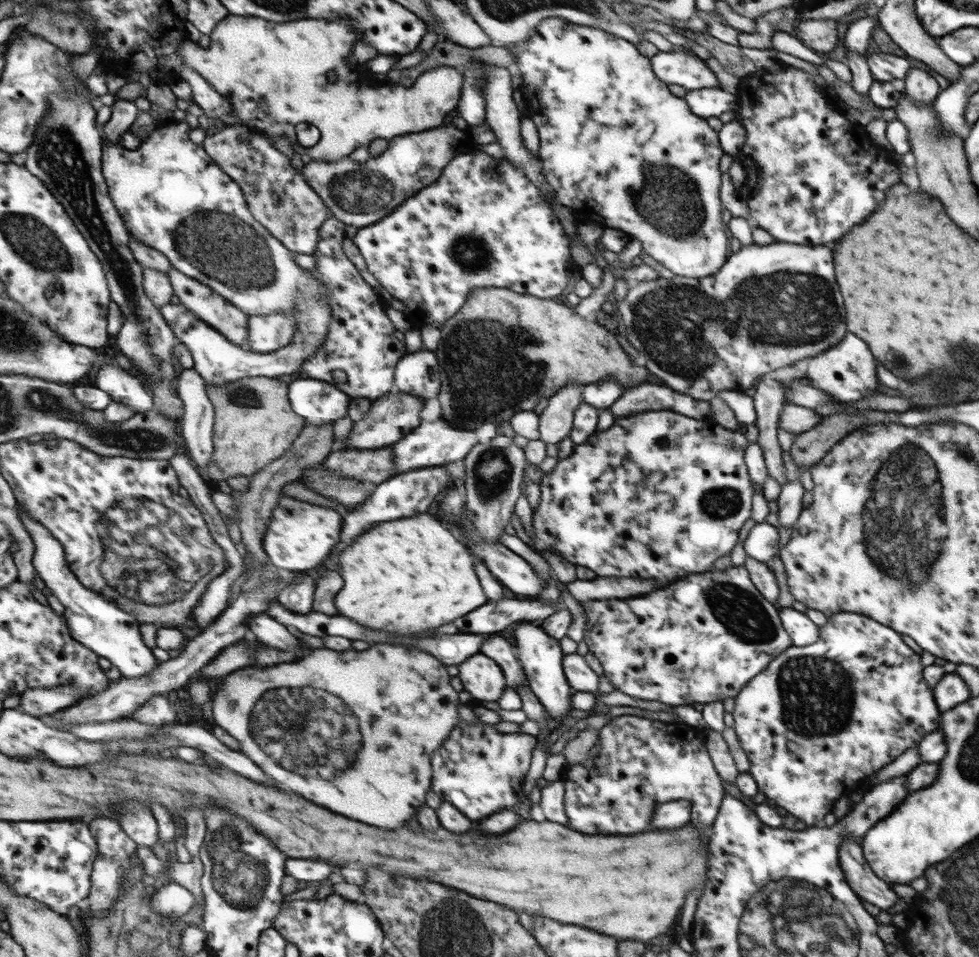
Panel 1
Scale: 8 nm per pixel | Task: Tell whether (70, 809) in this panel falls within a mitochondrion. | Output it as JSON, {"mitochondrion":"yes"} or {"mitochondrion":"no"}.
{"mitochondrion":"no"}

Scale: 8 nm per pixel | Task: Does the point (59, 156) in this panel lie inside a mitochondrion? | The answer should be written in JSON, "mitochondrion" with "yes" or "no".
{"mitochondrion":"yes"}

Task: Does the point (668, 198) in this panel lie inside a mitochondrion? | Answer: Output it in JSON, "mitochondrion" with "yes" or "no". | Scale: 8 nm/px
{"mitochondrion":"yes"}

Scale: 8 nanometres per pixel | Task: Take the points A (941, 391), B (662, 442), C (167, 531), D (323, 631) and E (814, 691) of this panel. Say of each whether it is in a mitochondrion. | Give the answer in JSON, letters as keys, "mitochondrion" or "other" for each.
{"A":"mitochondrion","B":"other","C":"mitochondrion","D":"other","E":"mitochondrion"}

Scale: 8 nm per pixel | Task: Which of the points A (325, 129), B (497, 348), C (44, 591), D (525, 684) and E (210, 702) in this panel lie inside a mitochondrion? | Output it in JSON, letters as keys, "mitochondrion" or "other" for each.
{"A":"other","B":"mitochondrion","C":"other","D":"other","E":"other"}

